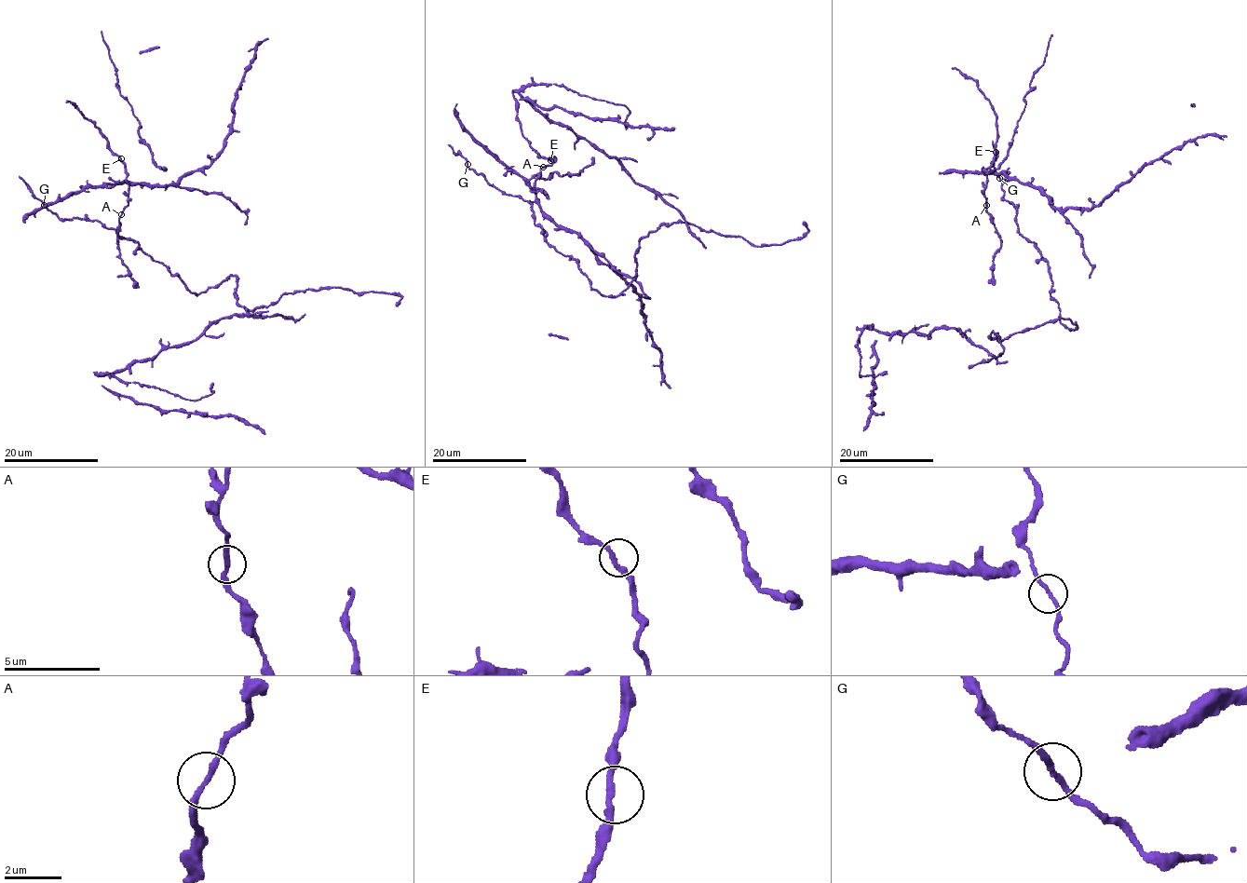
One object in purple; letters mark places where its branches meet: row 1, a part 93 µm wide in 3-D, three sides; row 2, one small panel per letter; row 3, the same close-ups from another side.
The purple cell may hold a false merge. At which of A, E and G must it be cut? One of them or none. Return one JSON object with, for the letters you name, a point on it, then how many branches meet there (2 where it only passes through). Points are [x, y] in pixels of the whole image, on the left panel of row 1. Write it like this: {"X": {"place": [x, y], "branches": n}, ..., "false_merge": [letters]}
{"false_merge": []}

